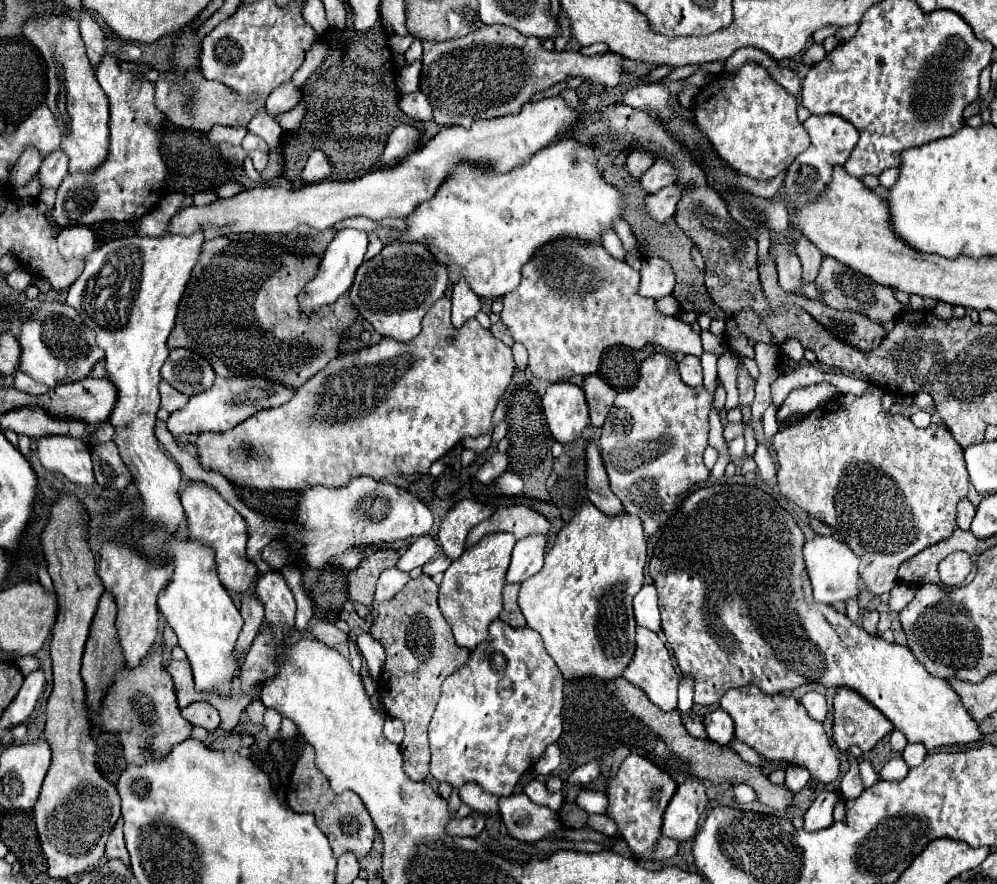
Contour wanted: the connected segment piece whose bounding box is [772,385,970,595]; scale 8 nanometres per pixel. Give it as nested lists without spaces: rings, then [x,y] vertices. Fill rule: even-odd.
[[[876,385],[870,387],[862,395],[842,393],[840,397],[834,397],[832,401],[822,403],[820,407],[816,407],[800,423],[786,427],[786,429],[778,431],[772,437],[772,447],[774,447],[774,453],[776,453],[776,461],[778,461],[778,487],[780,487],[780,493],[786,499],[794,501],[798,507],[802,507],[804,511],[808,511],[810,515],[814,515],[820,521],[834,527],[844,537],[844,543],[860,557],[858,573],[860,573],[860,579],[862,579],[864,587],[872,595],[882,595],[882,593],[890,591],[896,585],[896,569],[900,567],[900,561],[908,561],[908,557],[914,557],[916,553],[920,553],[920,549],[926,549],[928,545],[934,545],[936,541],[942,541],[944,537],[948,537],[952,533],[952,529],[956,525],[956,505],[958,505],[960,499],[964,499],[968,495],[968,487],[970,487],[962,447],[956,443],[952,433],[948,433],[948,429],[944,425],[930,425],[926,429],[918,429],[910,421],[910,417],[892,415],[892,413],[884,411],[882,409],[882,395],[884,395],[884,391],[880,387],[876,387]]]

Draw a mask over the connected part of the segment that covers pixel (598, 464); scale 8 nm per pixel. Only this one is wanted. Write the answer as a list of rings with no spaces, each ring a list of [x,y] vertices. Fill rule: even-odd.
[[[594,443],[588,445],[588,499],[606,515],[624,513],[624,505],[610,491],[608,477],[602,465],[602,457]]]

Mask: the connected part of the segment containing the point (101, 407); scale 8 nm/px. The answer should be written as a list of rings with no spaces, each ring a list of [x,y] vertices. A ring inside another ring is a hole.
[[[86,377],[76,383],[58,385],[36,397],[36,405],[44,405],[54,417],[82,419],[86,423],[108,421],[116,405],[118,389],[108,379]]]

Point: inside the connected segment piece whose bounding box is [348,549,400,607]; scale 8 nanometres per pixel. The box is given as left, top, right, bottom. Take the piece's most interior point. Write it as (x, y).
(361, 582)

